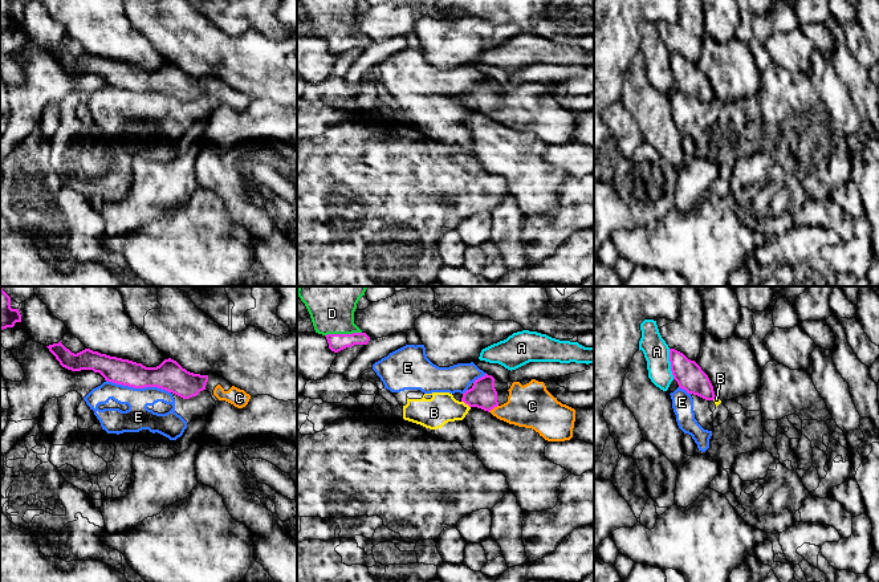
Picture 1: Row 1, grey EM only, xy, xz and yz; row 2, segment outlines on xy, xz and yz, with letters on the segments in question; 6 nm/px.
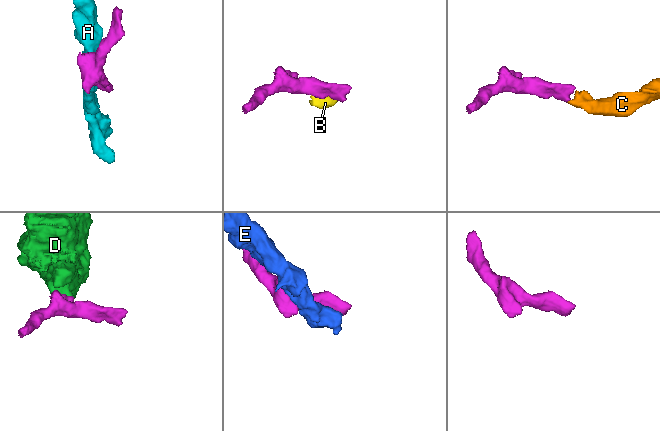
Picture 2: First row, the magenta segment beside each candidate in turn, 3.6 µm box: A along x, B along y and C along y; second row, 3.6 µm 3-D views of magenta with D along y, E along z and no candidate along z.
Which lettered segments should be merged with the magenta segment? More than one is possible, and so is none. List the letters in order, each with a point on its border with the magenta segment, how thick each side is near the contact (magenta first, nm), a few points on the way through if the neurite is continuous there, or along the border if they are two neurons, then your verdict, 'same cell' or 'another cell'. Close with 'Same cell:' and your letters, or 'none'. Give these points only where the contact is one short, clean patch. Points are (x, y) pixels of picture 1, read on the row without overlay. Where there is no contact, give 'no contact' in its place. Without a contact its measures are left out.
A: contact yz (671, 66); calibres 170 and 160 nm; another cell
B: contact xz (466, 106); calibres 160 and 180 nm; border xz (462, 104), (469, 110); another cell
C: contact xz (492, 112); calibres 160 and 280 nm; way xz (483, 97), (492, 112), (521, 113), (532, 109); same cell
D: contact xz (342, 37); calibres 110 and 220 nm; way xz (337, 45), (342, 37), (329, 17); same cell
E: contact xy (138, 90); calibres 180 and 160 nm; another cell
Same cell: C, D

